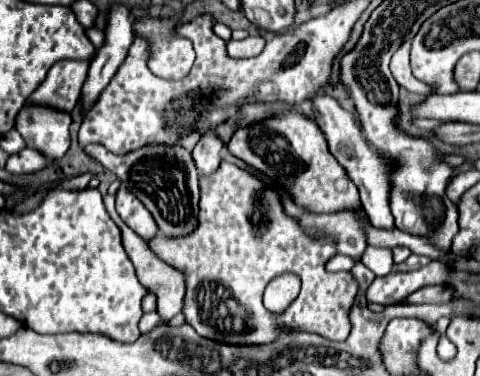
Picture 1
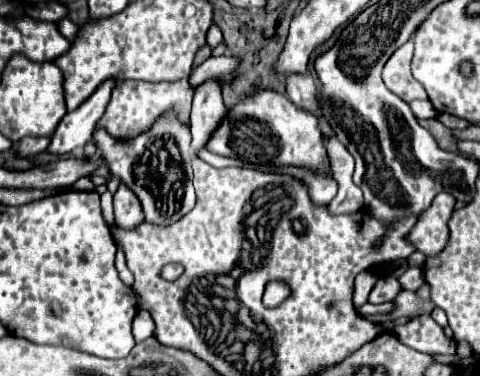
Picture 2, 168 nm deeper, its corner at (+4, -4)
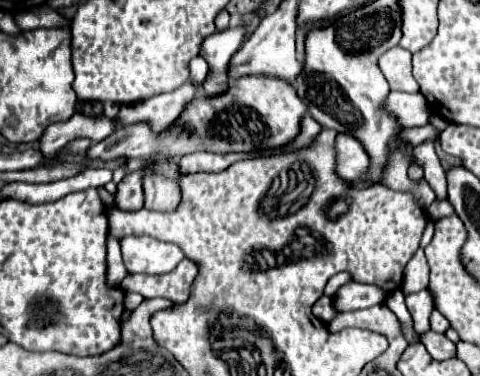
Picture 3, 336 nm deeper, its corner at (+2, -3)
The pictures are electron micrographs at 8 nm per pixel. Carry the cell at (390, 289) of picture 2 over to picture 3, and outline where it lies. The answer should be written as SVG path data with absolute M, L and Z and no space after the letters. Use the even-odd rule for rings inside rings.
M345 284L335 294L335 306L339 308L339 312L361 310L383 304L385 298L387 294L375 284Z

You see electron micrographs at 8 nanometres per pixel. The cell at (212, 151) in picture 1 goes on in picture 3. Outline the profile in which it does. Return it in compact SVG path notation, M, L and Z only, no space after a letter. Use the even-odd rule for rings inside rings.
M227 28L205 38L201 46L201 56L209 64L209 76L203 82L203 92L207 98L219 96L227 88L227 72L233 54L241 48L245 40L245 28Z

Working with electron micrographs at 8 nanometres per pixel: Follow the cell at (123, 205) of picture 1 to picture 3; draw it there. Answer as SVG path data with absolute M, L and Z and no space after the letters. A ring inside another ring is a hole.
M137 170L137 172L133 172L133 174L127 174L127 176L117 184L115 206L117 206L119 210L139 210L139 208L143 208L141 176L143 176L143 170Z

